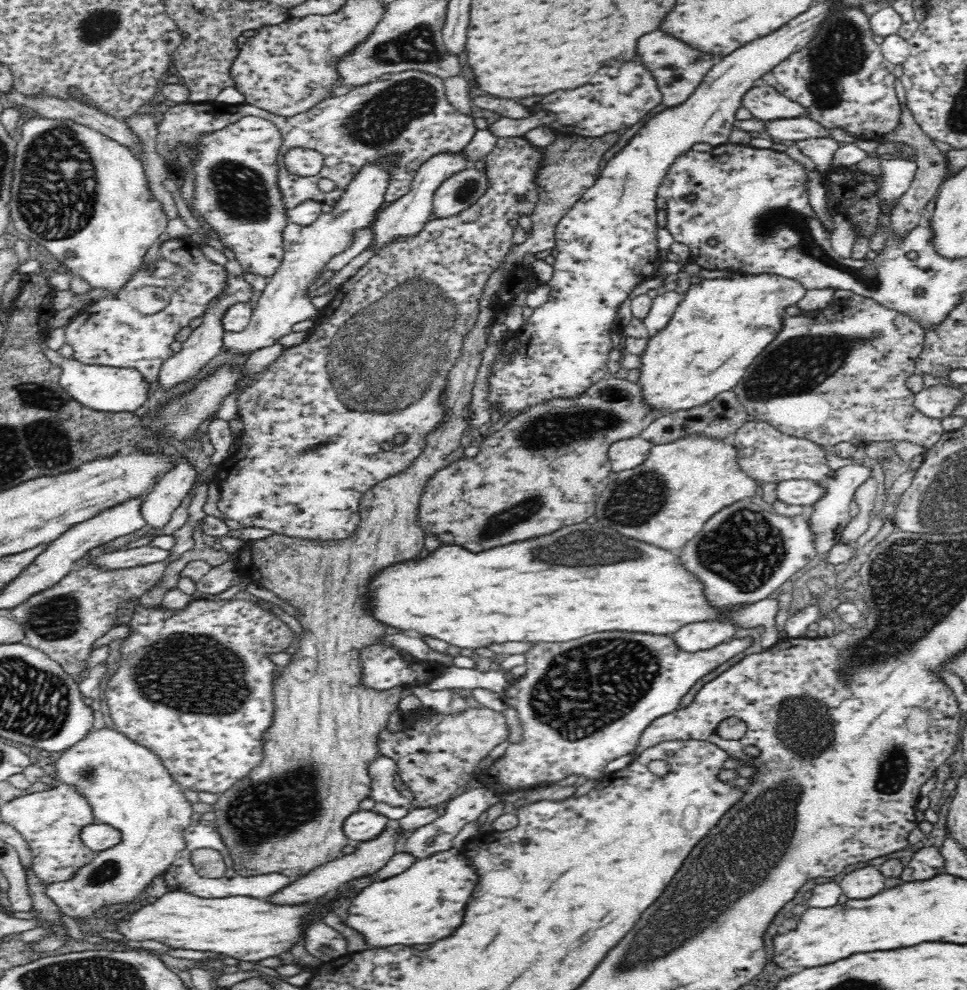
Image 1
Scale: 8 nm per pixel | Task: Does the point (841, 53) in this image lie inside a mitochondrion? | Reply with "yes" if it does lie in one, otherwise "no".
yes

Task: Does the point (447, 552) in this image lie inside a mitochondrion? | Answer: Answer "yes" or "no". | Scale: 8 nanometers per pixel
no

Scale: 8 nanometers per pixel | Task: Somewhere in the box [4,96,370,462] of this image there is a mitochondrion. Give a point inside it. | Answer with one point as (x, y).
(55, 159)

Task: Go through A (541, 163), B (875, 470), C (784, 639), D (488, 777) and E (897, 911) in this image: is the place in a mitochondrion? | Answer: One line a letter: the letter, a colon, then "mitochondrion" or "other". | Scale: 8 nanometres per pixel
A: other
B: other
C: other
D: other
E: other

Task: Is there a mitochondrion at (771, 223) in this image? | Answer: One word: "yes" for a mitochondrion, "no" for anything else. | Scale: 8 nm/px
yes

